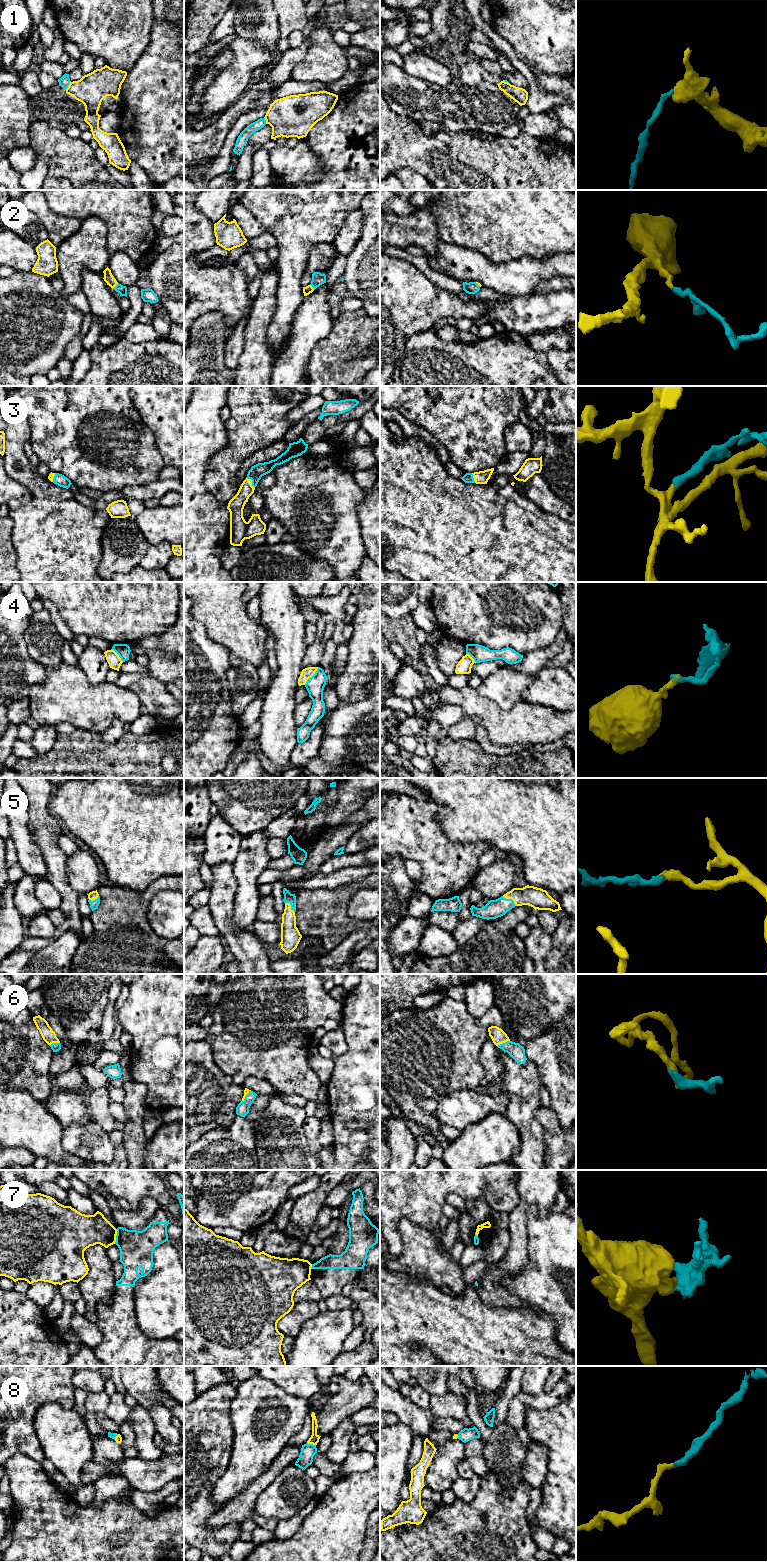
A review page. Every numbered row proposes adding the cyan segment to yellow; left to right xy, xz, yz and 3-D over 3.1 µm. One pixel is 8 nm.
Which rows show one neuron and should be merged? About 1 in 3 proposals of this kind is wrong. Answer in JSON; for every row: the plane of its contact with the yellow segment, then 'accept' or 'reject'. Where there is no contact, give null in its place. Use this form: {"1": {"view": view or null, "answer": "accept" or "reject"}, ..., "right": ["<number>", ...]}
{"1": {"view": "xy", "answer": "reject"}, "2": {"view": "xy", "answer": "accept"}, "3": {"view": "xz", "answer": "accept"}, "4": {"view": "xz", "answer": "reject"}, "5": {"view": "yz", "answer": "accept"}, "6": {"view": "yz", "answer": "accept"}, "7": {"view": "xy", "answer": "reject"}, "8": {"view": "xz", "answer": "accept"}, "right": ["2", "3", "5", "6", "8"]}

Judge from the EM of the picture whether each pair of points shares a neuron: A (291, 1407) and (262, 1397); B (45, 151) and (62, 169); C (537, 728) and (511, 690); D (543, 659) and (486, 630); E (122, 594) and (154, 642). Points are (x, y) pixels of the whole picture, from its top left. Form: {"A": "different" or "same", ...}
{"A": "same", "B": "same", "C": "different", "D": "different", "E": "different"}

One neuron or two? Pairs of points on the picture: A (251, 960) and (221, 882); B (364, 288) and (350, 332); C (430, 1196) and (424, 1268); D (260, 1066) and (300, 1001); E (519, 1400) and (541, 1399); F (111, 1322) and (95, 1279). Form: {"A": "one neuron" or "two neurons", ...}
{"A": "one neuron", "B": "two neurons", "C": "two neurons", "D": "one neuron", "E": "one neuron", "F": "two neurons"}

